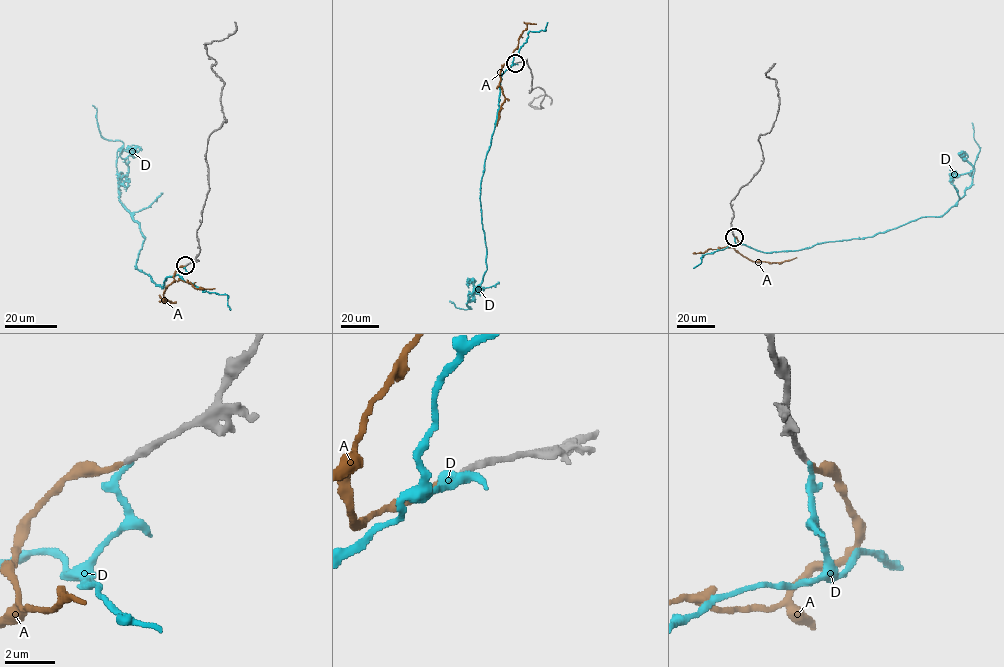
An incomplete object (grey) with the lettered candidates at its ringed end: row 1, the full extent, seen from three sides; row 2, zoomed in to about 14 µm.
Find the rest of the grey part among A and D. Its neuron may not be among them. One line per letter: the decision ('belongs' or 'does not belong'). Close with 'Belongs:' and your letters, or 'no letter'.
A: belongs
D: does not belong
Belongs: A

